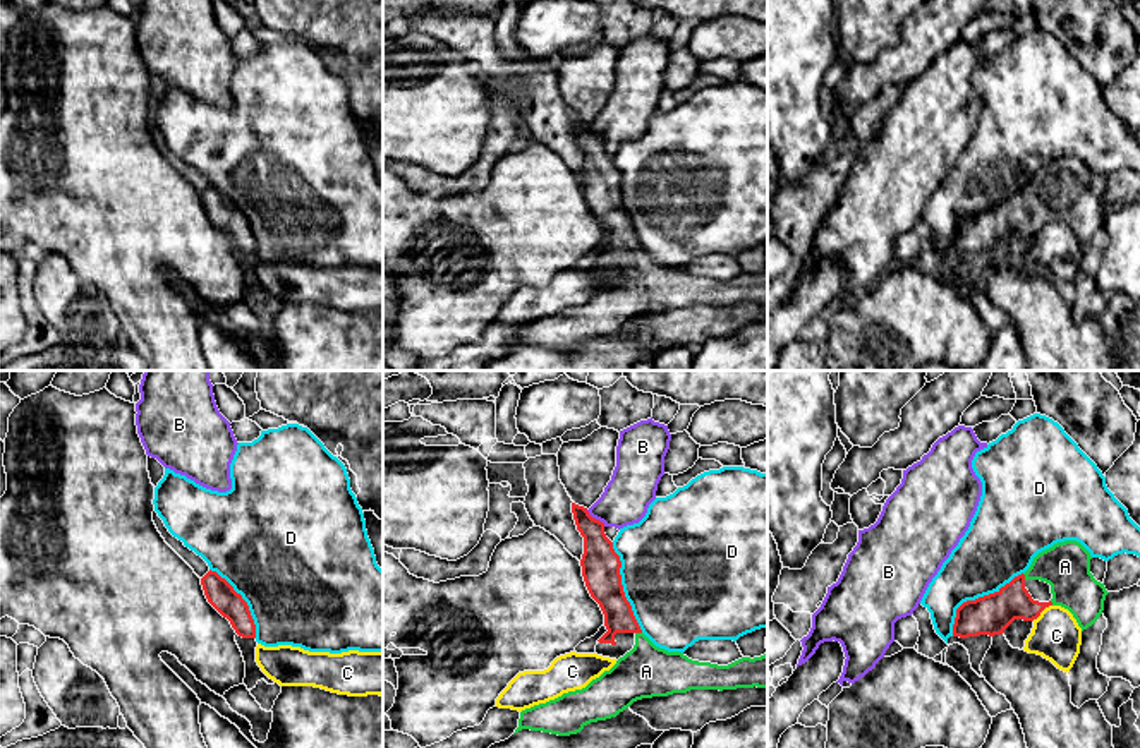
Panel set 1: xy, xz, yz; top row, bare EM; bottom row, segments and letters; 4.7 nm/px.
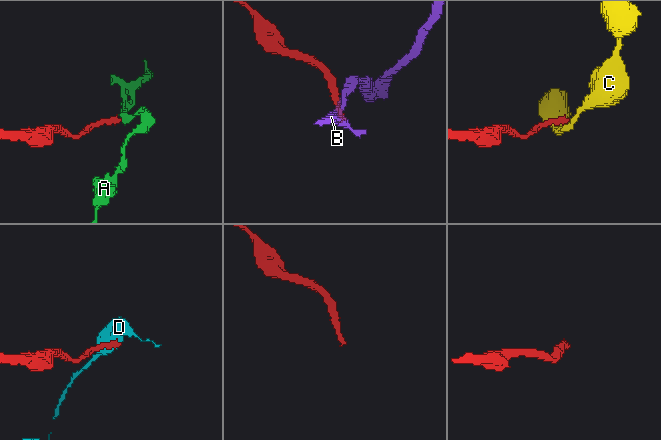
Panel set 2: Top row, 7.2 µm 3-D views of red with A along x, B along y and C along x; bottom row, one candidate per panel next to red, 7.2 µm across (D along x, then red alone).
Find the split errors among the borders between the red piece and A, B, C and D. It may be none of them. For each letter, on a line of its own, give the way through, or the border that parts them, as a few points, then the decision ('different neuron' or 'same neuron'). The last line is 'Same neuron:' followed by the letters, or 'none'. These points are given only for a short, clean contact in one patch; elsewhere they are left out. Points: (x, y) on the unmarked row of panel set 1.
A: across xz (606, 206), (615, 223), (639, 247), (646, 287) | same neuron
B: along xz (586, 126), (605, 141) | different neuron
C: along yz (1051, 220), (1032, 235) | different neuron
D: different neuron
Same neuron: A

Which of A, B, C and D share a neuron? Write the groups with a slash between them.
A / B / C / D

